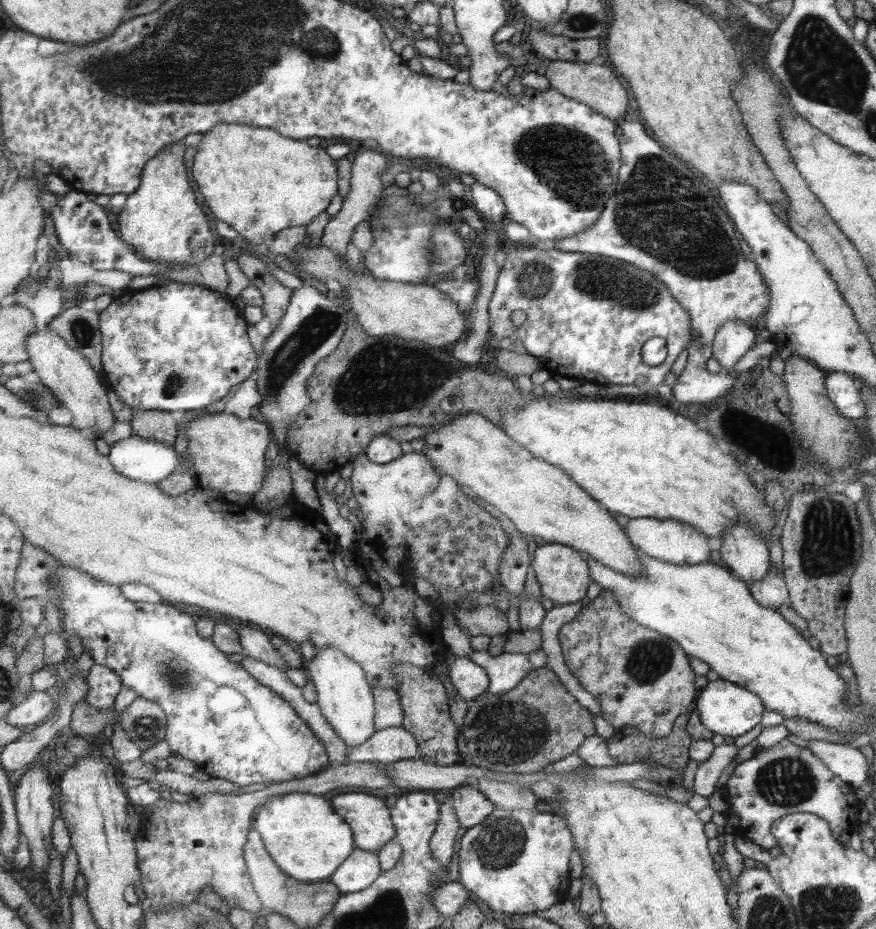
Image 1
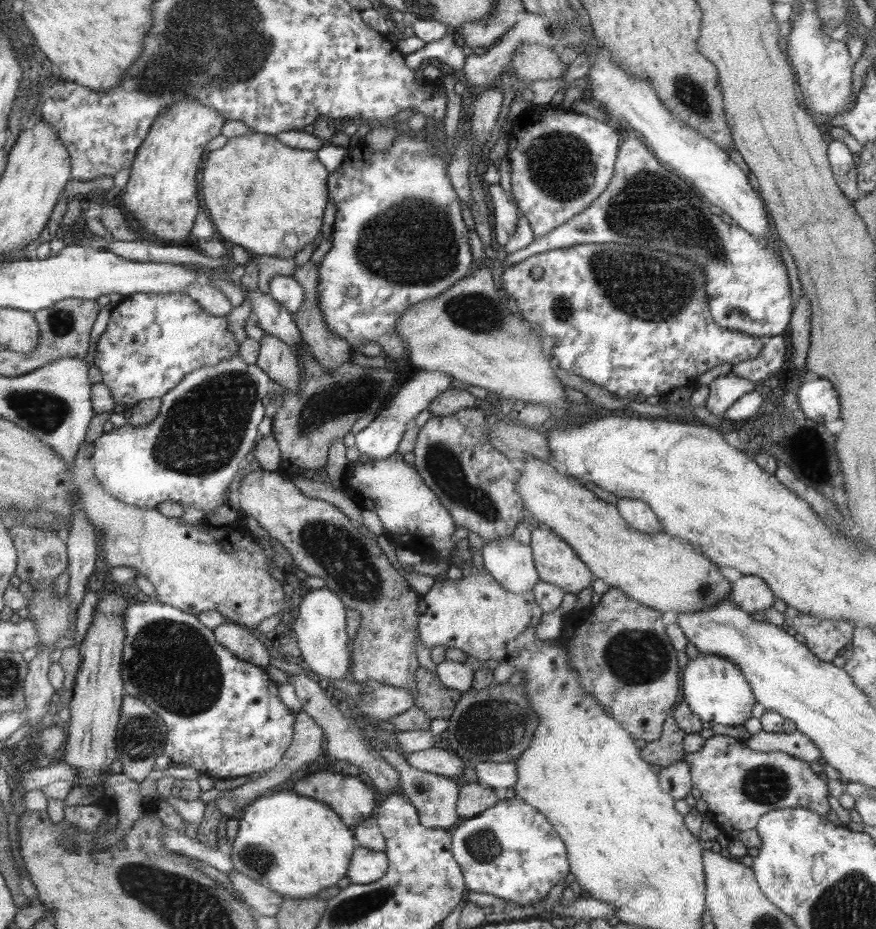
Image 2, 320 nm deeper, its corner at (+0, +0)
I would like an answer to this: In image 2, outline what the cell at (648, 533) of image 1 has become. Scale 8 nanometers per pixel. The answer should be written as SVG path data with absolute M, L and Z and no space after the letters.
M619 498L614 506L618 508L623 520L641 534L662 533L662 524L645 502L633 498Z

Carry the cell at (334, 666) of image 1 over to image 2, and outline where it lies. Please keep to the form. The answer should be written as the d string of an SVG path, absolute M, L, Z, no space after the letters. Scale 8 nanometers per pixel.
M321 588L303 590L297 604L297 615L292 636L299 650L298 660L319 678L339 680L348 678L350 652L347 651L346 610L342 599L334 592Z

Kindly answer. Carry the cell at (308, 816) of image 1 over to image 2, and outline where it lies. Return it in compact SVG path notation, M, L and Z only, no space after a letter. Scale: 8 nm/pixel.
M281 790L271 796L257 797L239 813L235 839L228 843L225 851L239 874L254 880L282 898L313 897L319 890L333 886L337 880L345 876L345 870L350 866L350 858L356 849L356 838L353 838L351 830L345 828L345 824L337 815L326 803L295 796L291 790Z

